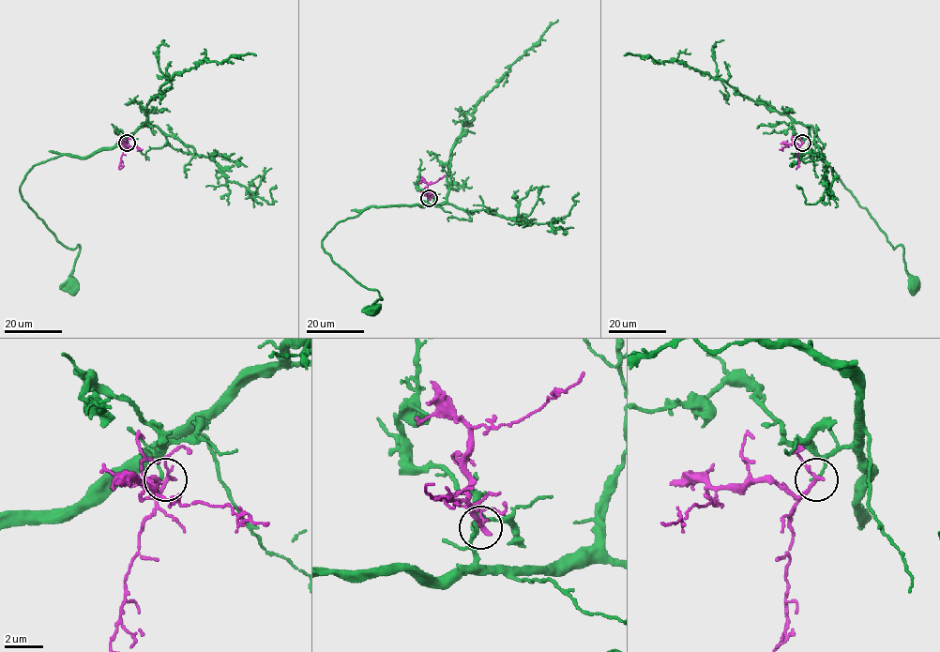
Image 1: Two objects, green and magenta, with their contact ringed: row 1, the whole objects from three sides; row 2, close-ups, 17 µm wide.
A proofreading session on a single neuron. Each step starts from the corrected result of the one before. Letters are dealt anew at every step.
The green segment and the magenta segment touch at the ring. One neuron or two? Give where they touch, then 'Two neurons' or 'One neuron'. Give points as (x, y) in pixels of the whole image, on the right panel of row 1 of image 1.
Place: (802, 143). Two neurons

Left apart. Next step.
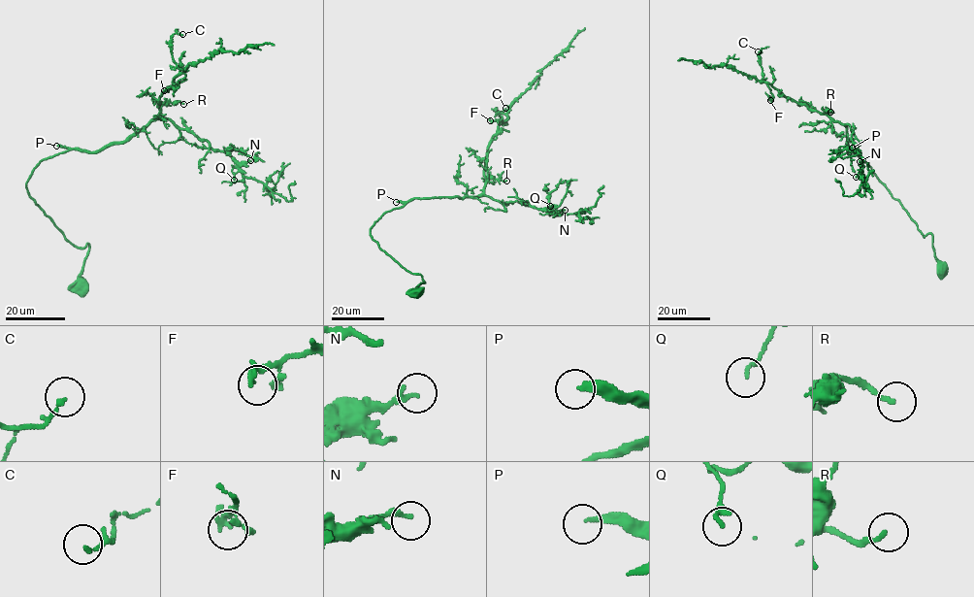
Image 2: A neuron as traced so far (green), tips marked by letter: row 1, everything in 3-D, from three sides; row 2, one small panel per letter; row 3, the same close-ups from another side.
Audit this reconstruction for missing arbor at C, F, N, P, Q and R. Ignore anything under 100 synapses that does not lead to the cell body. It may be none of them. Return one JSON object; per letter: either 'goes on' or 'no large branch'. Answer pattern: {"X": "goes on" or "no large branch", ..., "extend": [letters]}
{"C": "no large branch", "F": "no large branch", "N": "no large branch", "P": "goes on", "Q": "no large branch", "R": "no large branch", "extend": ["P"]}

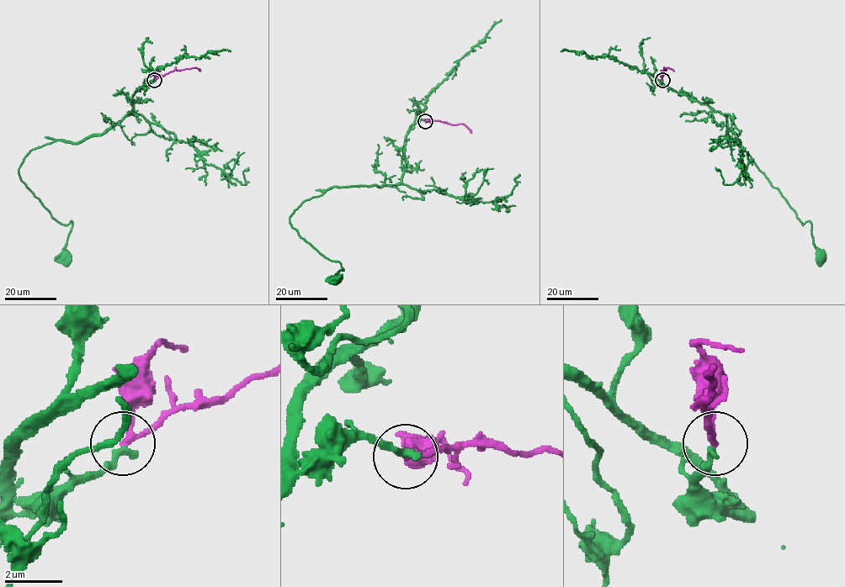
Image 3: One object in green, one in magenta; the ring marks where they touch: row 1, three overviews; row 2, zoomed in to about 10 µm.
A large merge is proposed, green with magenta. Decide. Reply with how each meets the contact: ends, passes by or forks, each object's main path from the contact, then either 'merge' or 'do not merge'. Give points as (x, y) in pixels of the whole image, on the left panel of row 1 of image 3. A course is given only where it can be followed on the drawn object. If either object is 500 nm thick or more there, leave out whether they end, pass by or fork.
green ends | magenta passes by | green via (155, 80), (104, 131), (32, 149), (19, 166), (20, 179), (52, 217), (72, 223), (66, 258) | magenta via (155, 79), (175, 69), (198, 68), (201, 71) | merge

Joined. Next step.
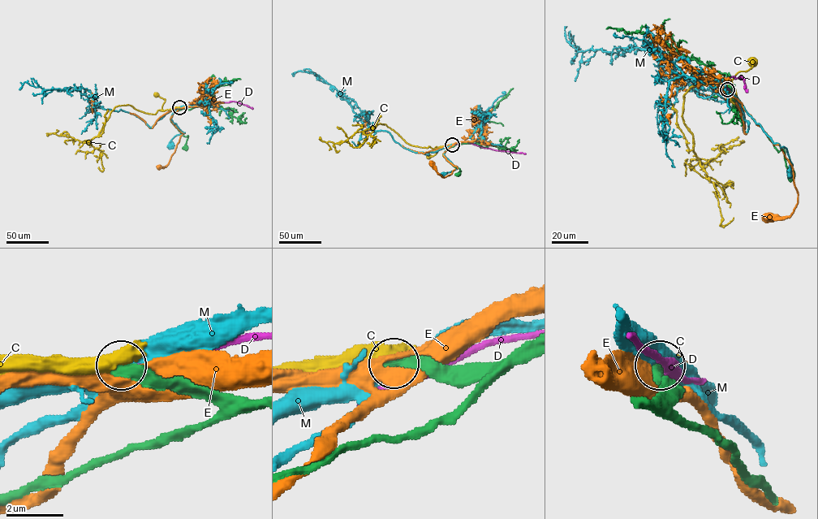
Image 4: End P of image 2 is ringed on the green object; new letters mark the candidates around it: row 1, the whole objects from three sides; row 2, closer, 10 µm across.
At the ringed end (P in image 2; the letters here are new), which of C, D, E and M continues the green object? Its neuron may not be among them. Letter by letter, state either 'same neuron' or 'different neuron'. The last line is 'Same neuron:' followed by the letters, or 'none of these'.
C: different neuron
D: different neuron
E: different neuron
M: different neuron
Same neuron: none of these

